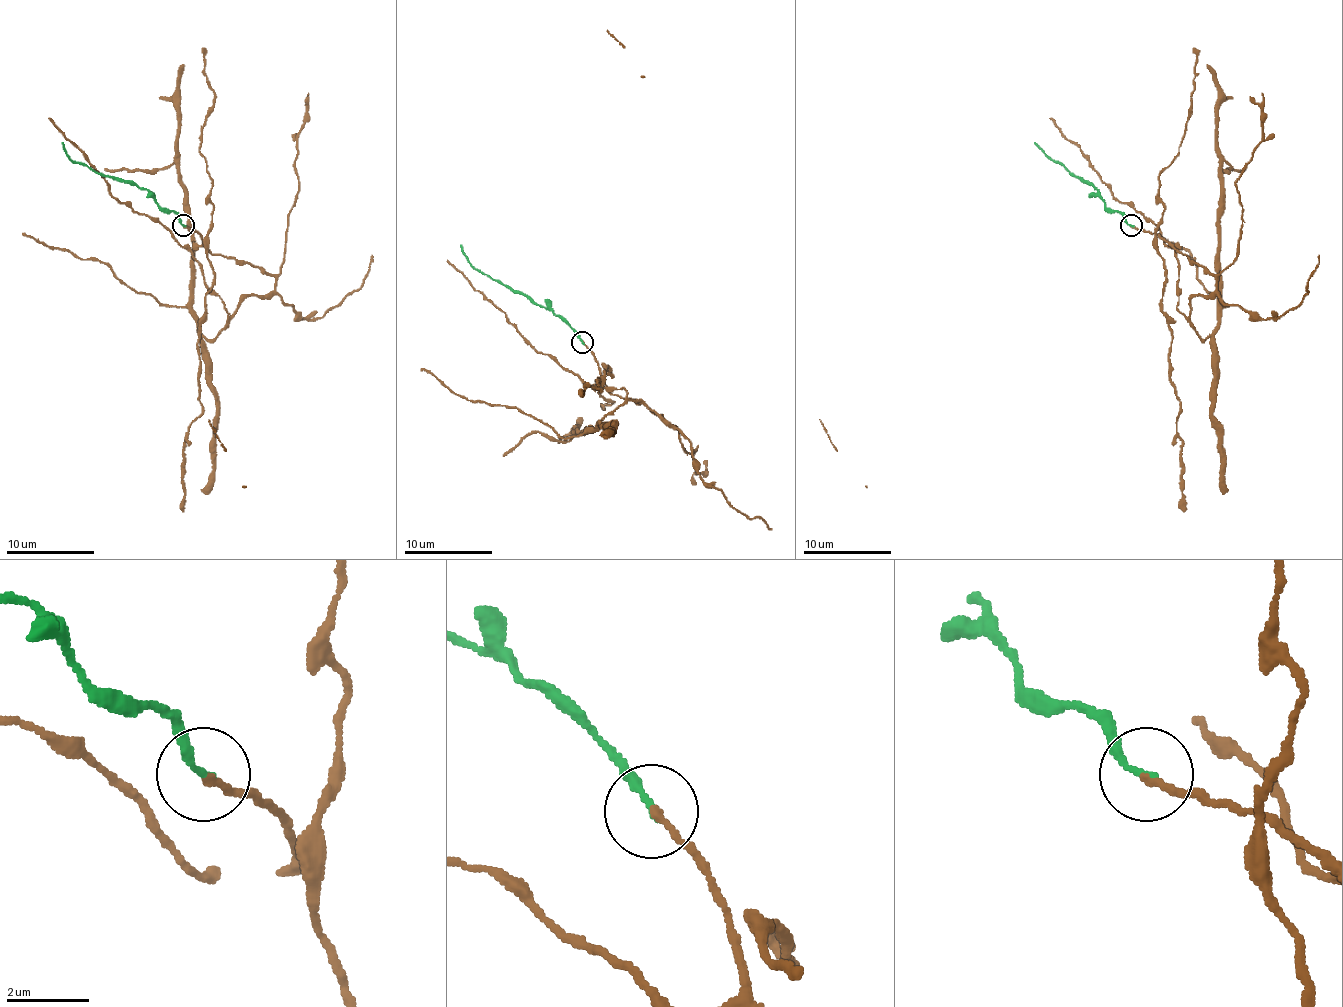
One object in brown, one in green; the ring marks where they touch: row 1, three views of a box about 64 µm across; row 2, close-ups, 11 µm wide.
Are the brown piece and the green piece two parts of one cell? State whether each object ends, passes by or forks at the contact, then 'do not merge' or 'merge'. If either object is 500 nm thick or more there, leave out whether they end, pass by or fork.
brown ends there; green ends there; merge

